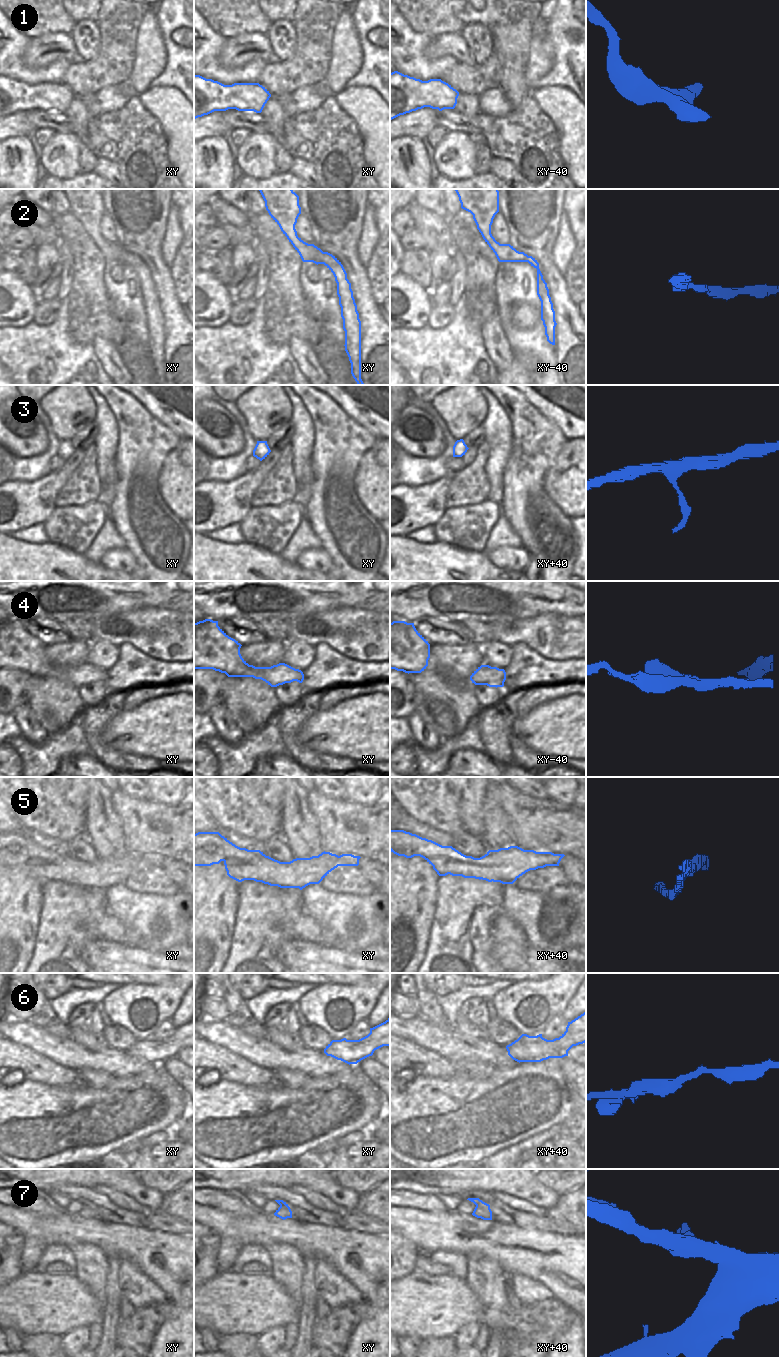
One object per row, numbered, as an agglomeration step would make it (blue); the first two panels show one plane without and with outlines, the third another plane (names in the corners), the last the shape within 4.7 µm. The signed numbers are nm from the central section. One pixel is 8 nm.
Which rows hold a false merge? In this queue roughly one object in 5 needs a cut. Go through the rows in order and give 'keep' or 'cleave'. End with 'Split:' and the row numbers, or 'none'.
1: keep
2: cleave
3: keep
4: keep
5: cleave
6: keep
7: keep
Split: 2, 5

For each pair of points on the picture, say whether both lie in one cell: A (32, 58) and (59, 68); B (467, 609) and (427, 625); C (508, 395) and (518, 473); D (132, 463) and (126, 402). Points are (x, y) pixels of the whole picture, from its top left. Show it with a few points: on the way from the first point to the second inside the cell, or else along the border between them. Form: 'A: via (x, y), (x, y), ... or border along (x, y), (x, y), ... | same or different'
A: border along (71, 62), (56, 59), (39, 68), (26, 64) | different
B: border along (419, 619), (423, 617), (438, 617), (459, 623) | different
C: via (521, 414), (521, 454) | same
D: via (133, 448), (132, 417) | same

